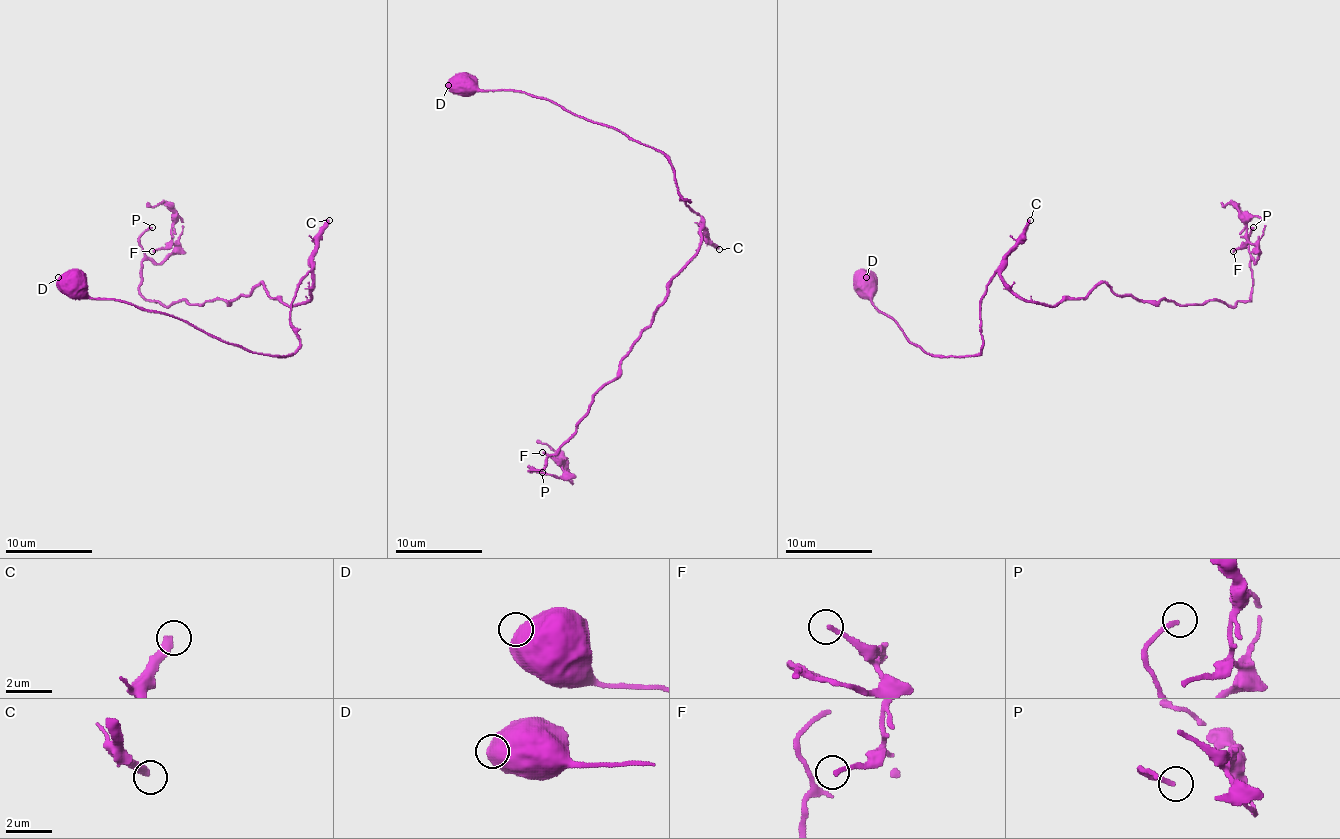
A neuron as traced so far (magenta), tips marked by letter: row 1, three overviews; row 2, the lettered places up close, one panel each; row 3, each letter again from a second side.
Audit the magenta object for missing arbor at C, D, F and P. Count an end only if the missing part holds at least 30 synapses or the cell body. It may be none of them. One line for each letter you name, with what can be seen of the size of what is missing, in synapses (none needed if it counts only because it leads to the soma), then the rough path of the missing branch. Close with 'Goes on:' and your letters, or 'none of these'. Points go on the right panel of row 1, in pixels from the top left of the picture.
C: 90 synapses; course (1030, 220), (1015, 205), (1017, 198), (1098, 207), (1122, 196), (1168, 194), (1192, 172), (1222, 179), (1224, 198)
Goes on: C

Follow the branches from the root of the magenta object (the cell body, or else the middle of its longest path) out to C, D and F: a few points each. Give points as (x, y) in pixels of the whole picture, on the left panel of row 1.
C: (305, 303), (309, 299), (314, 277), (316, 238), (329, 220)
D: (305, 303), (309, 272), (290, 312), (298, 347), (290, 355), (266, 355), (163, 312), (82, 299), (58, 277)
F: (305, 303), (259, 283), (233, 301), (161, 305), (139, 290), (141, 264), (174, 246), (152, 251)

